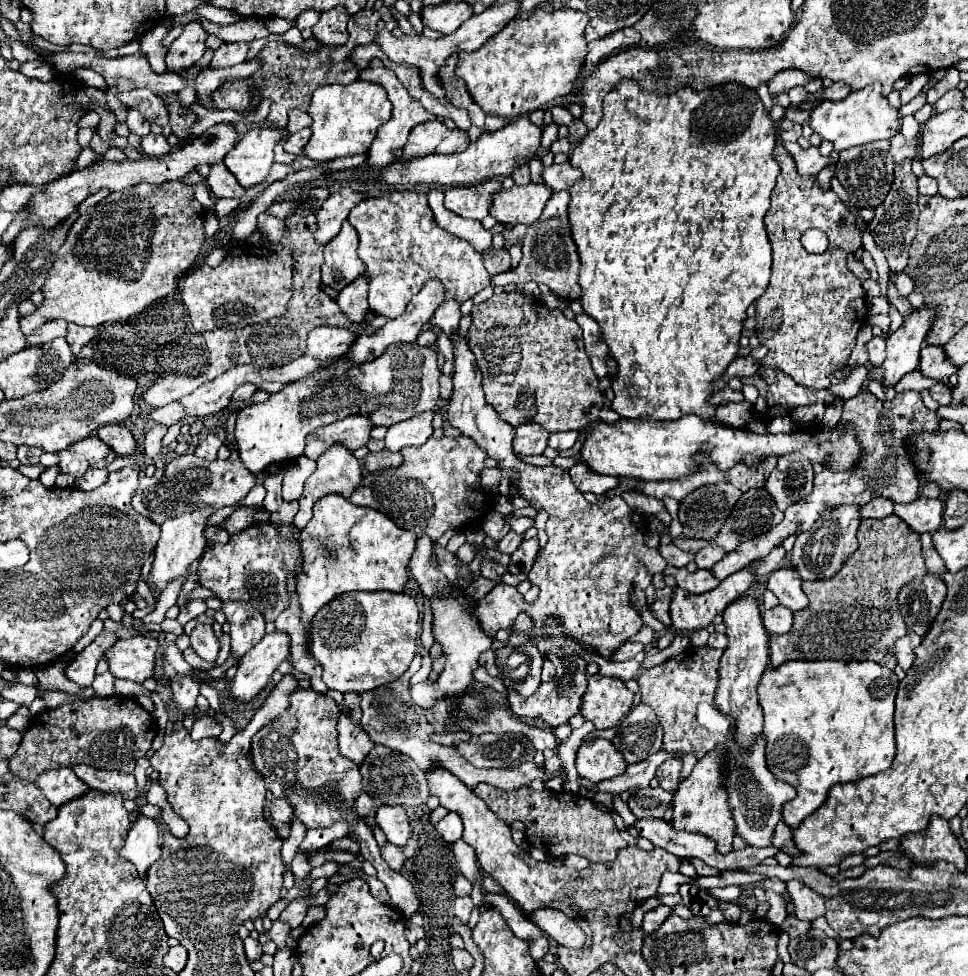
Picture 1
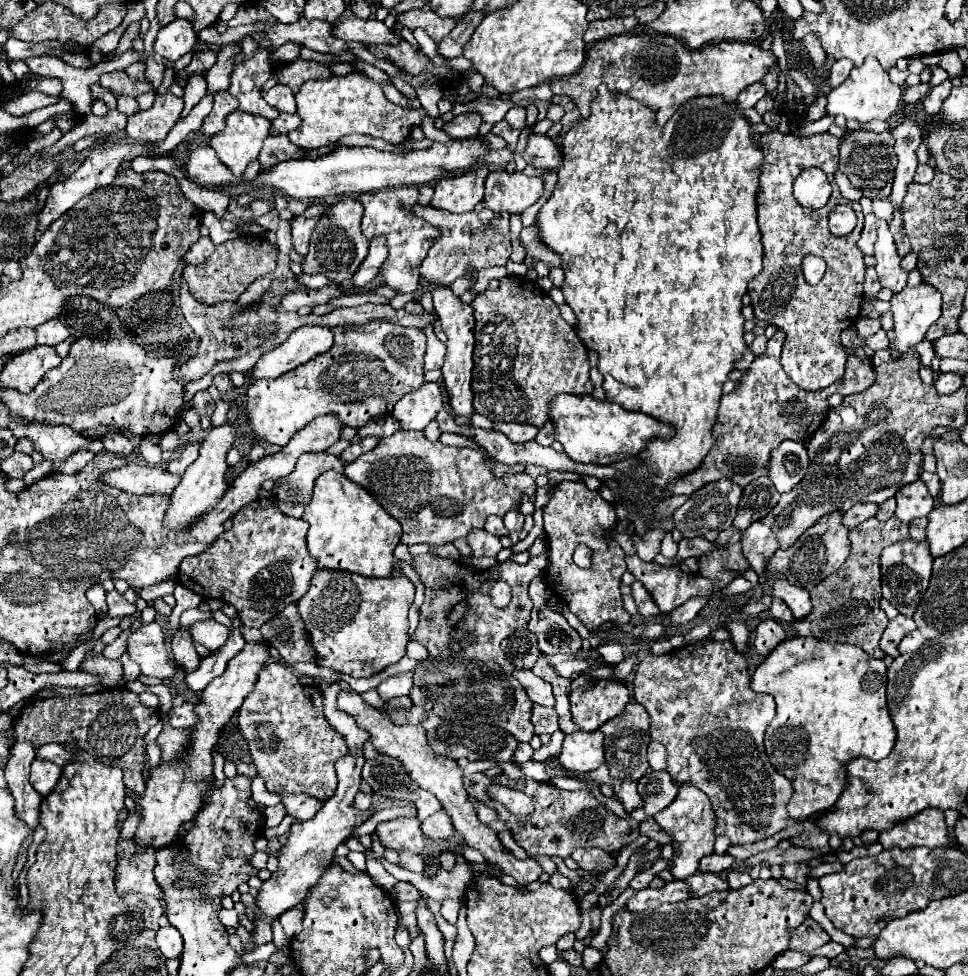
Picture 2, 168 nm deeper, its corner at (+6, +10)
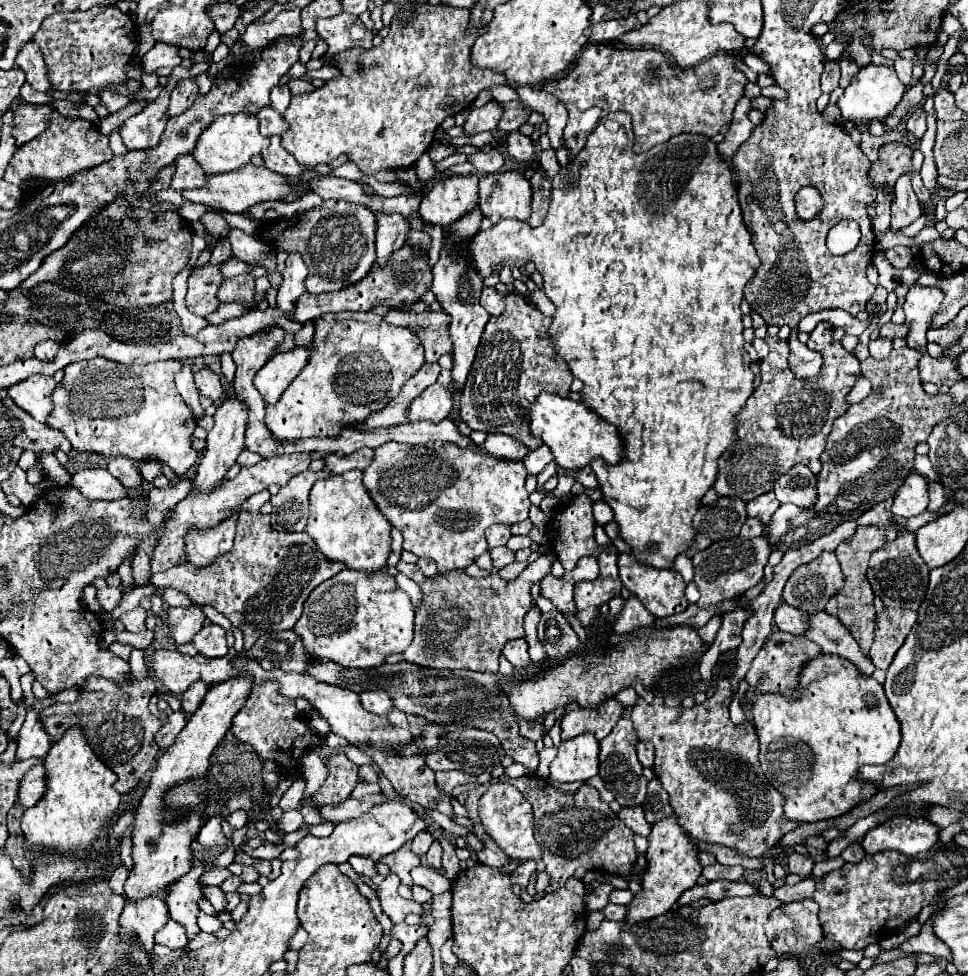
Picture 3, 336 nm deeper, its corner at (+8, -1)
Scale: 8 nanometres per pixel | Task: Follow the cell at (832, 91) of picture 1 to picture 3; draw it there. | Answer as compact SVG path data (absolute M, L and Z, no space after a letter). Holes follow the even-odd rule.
M841 59L839 61L839 67L841 67L841 81L839 81L839 87L847 87L851 83L851 79L857 75L859 67L851 61L851 59Z

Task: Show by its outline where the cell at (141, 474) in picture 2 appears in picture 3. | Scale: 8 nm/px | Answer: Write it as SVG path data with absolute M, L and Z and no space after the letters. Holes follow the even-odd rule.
M85 469L73 475L71 483L77 487L87 499L105 499L105 501L115 501L125 497L125 487L117 483L113 475L109 475L107 469Z

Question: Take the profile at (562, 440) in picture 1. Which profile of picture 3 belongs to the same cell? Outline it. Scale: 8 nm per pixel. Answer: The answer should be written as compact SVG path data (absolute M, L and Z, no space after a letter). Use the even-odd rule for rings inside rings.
M539 445L537 449L533 449L533 451L527 453L527 457L523 459L523 467L527 469L527 473L535 473L535 475L537 475L537 473L543 471L543 467L545 467L551 459L553 459L553 455L551 455L549 447Z

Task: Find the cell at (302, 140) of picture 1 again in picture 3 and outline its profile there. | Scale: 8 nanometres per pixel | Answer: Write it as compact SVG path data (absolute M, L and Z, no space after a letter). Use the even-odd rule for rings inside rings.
M263 107L257 113L257 119L259 119L259 125L261 125L261 135L265 135L265 137L283 135L289 129L285 119L279 113L275 113L271 107Z

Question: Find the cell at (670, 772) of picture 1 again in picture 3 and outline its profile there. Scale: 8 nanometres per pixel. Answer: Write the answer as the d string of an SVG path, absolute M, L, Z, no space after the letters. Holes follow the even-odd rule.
M639 741L637 743L637 757L643 767L653 767L653 761L655 761L653 745L649 741Z

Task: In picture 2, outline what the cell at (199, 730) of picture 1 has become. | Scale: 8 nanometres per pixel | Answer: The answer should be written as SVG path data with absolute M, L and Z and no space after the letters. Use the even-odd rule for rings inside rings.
M189 702L177 706L169 712L169 724L173 728L193 728L195 722L197 722L197 718L193 712L193 704L189 704Z

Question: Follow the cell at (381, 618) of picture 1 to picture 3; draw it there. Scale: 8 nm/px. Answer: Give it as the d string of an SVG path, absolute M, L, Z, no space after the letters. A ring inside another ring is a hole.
M343 569L323 581L305 601L303 615L295 623L311 659L333 661L341 667L369 669L381 665L389 655L403 653L413 639L413 607L405 591L397 587L387 571L361 573Z

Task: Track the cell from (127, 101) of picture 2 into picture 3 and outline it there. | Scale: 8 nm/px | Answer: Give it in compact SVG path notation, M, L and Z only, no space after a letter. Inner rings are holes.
M101 91L101 93L99 93L99 99L103 101L103 105L105 105L111 113L121 111L121 109L125 109L125 107L131 103L129 97L123 97L123 95L111 93L111 91Z

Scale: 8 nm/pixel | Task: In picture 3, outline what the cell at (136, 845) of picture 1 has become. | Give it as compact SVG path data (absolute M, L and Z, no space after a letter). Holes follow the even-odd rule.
M147 895L145 899L131 901L125 897L125 907L119 919L121 935L135 935L147 951L153 949L153 935L165 927L169 911L159 895Z

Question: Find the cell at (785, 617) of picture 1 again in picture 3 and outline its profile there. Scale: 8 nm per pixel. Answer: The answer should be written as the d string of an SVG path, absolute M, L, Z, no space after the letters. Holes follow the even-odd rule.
M783 603L775 611L775 625L777 625L777 629L787 631L791 635L803 635L803 631L809 627L807 613Z

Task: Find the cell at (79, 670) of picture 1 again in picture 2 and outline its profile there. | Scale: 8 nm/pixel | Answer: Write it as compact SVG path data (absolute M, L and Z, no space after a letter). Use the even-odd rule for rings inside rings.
M117 590L113 592L107 592L107 606L109 606L109 616L115 618L115 616L131 616L135 614L135 606L131 602L125 600L123 594L119 594Z

